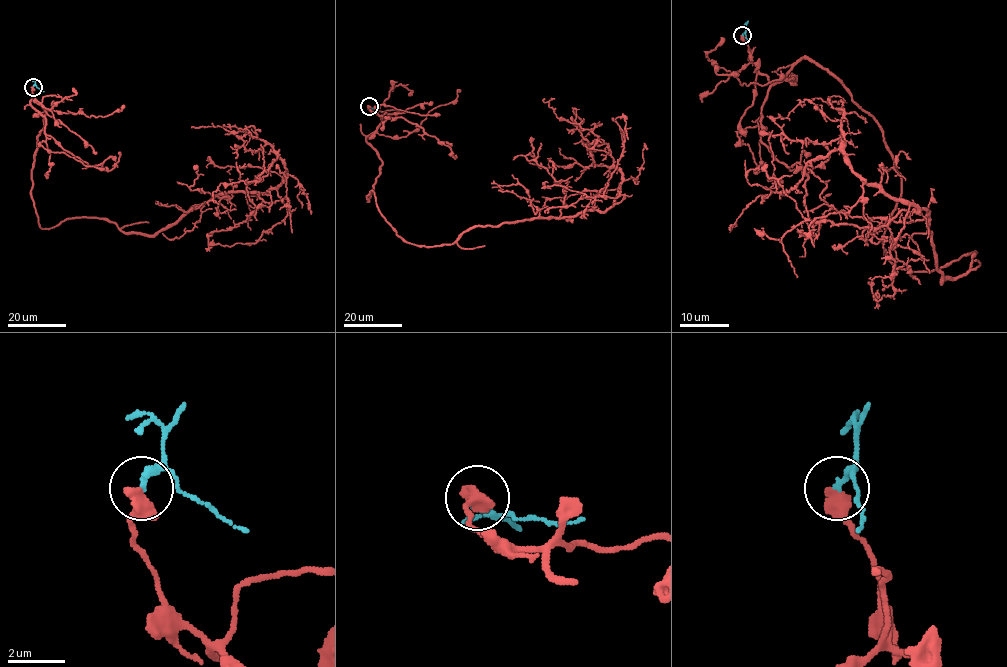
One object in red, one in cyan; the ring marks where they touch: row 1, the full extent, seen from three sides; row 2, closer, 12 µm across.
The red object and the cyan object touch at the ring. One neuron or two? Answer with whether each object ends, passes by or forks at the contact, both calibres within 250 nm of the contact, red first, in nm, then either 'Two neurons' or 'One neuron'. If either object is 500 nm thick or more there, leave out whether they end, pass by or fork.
Thickness 550 nm (red) against 240 nm. Two neurons

